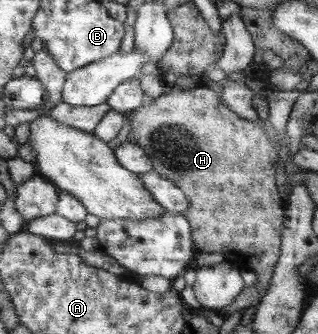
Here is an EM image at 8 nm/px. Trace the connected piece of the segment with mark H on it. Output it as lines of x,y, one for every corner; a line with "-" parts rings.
198,85
196,88
189,90
170,89
161,98
149,100
146,104
138,107
129,114
129,124
131,129
129,130
128,139
132,142
138,143
145,148
145,153
150,155
153,159
153,168
158,171
162,176
169,178
171,181
177,183
179,187
188,195
190,201
190,208
184,212
186,218
189,219
191,226
193,227
193,239
195,240
196,248
198,252
206,252
208,254
221,254
224,256
224,260
230,264
233,264
236,268
242,268
246,271
256,272
258,278
258,286
245,287
245,293
240,294
240,297
236,298
236,301
226,307
219,316
227,318
232,316
234,312
244,311
250,306
255,306
260,303
262,299
262,293
266,291
266,288
271,286
271,282
274,278
276,266
278,265
278,259
281,257
282,250
282,229
285,228
285,200
280,198
280,192
278,192
278,178
276,178
276,166
275,162
279,158
277,144
270,140
268,134
266,134
265,128
250,122
245,118
242,118
239,114
236,114
233,110
227,107
227,104
222,100
220,94
211,90
209,87

